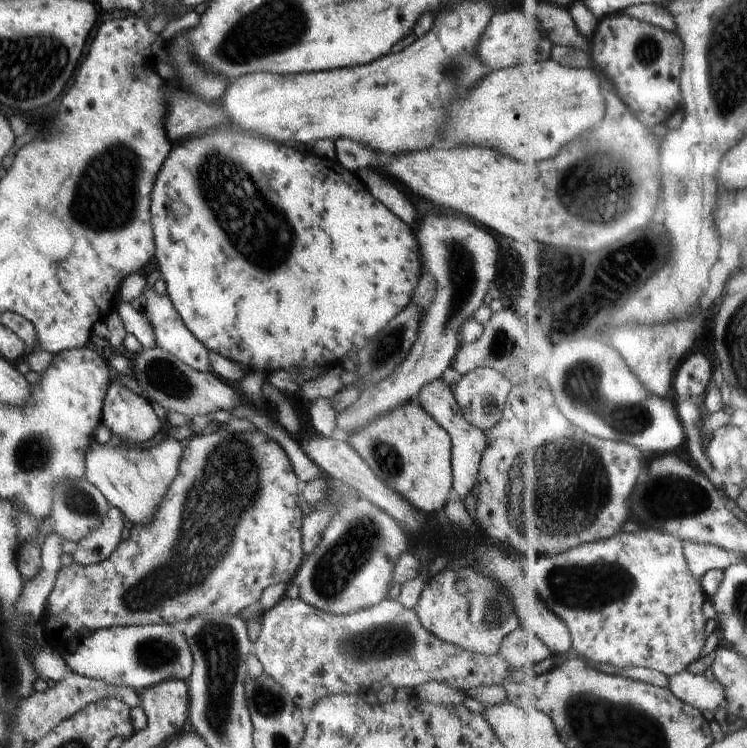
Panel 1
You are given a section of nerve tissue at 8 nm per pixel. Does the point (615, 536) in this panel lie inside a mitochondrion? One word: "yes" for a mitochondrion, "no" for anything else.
no

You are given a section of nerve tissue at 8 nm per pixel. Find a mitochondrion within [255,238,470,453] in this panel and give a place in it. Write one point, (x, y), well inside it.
(390, 347)

